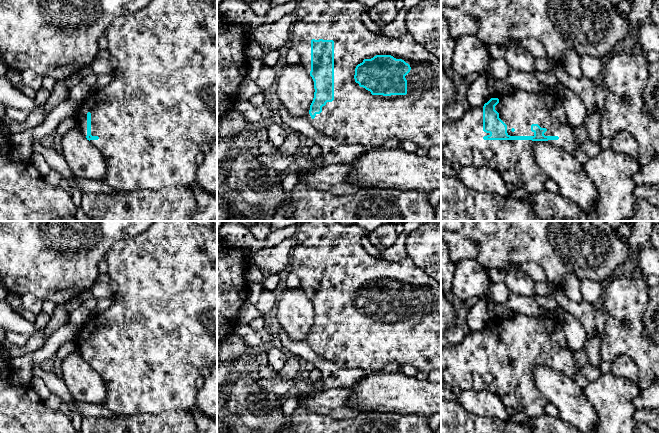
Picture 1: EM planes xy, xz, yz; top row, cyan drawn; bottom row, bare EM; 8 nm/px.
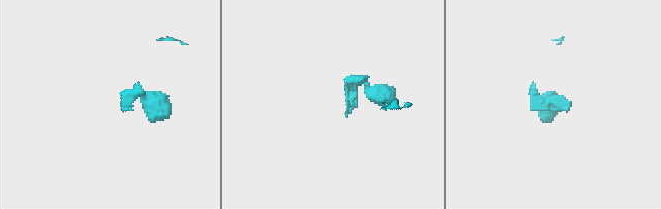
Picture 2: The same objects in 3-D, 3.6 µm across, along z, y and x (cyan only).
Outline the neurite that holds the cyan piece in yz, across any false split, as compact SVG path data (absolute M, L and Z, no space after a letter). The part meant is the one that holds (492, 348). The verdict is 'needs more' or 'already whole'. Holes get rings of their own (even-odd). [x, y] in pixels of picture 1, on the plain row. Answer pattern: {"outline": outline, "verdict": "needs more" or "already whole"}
{"outline": "M513 314L501 323L491 322L482 332L471 331L462 342L456 345L447 344L441 349L441 377L444 385L456 392L486 390L498 394L506 408L525 413L529 418L543 414L548 402L536 388L532 374L535 365L547 365L573 378L577 375L578 368L574 363L572 350L567 346L562 320L555 315L529 317Z", "verdict": "needs more"}

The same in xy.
{"outline": "M155 221L145 232L137 236L117 241L105 256L108 263L108 275L118 284L113 304L106 311L91 318L80 327L76 344L82 358L102 378L107 398L103 406L116 415L134 415L141 413L159 414L170 410L193 411L198 388L196 380L206 368L217 366L217 231L192 221Z", "verdict": "needs more"}

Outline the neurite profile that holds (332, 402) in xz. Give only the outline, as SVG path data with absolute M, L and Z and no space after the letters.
M348 388L325 389L314 396L298 396L298 403L304 405L309 411L334 419L346 419L357 416L362 412L354 411L346 405L350 395Z

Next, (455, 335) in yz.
M452 327L444 336L441 337L441 349L447 344L456 345L463 341L465 333L459 327Z

